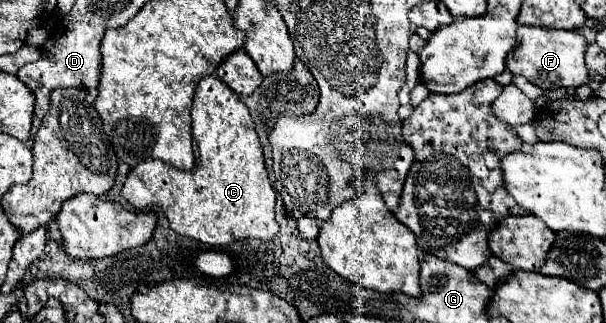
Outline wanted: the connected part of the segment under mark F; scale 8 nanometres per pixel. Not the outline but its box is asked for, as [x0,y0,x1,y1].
[509,27,589,89]

